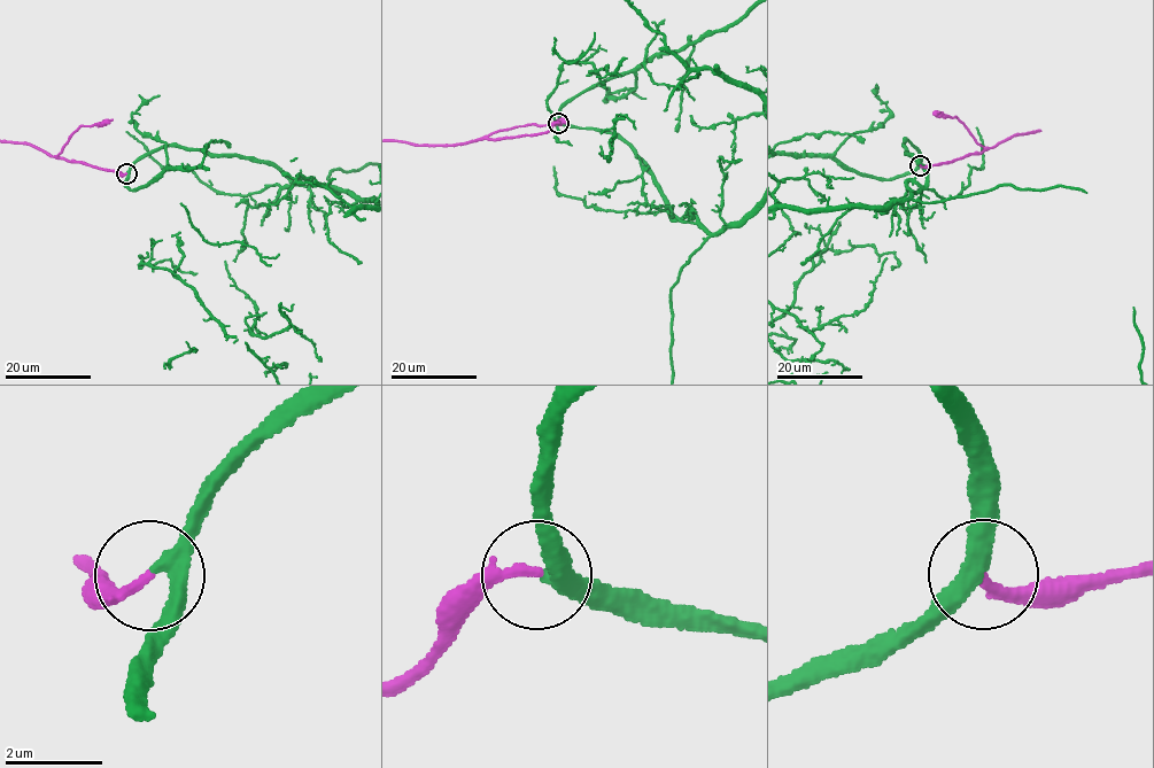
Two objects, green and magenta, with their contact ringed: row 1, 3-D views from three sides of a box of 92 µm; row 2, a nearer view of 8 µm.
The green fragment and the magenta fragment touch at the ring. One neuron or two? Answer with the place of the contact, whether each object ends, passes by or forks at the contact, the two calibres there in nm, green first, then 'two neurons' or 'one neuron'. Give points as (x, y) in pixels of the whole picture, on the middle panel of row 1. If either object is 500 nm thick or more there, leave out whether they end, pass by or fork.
place (558, 123); green passes by; magenta ends; calibres 320 and 190 nm; one neuron

